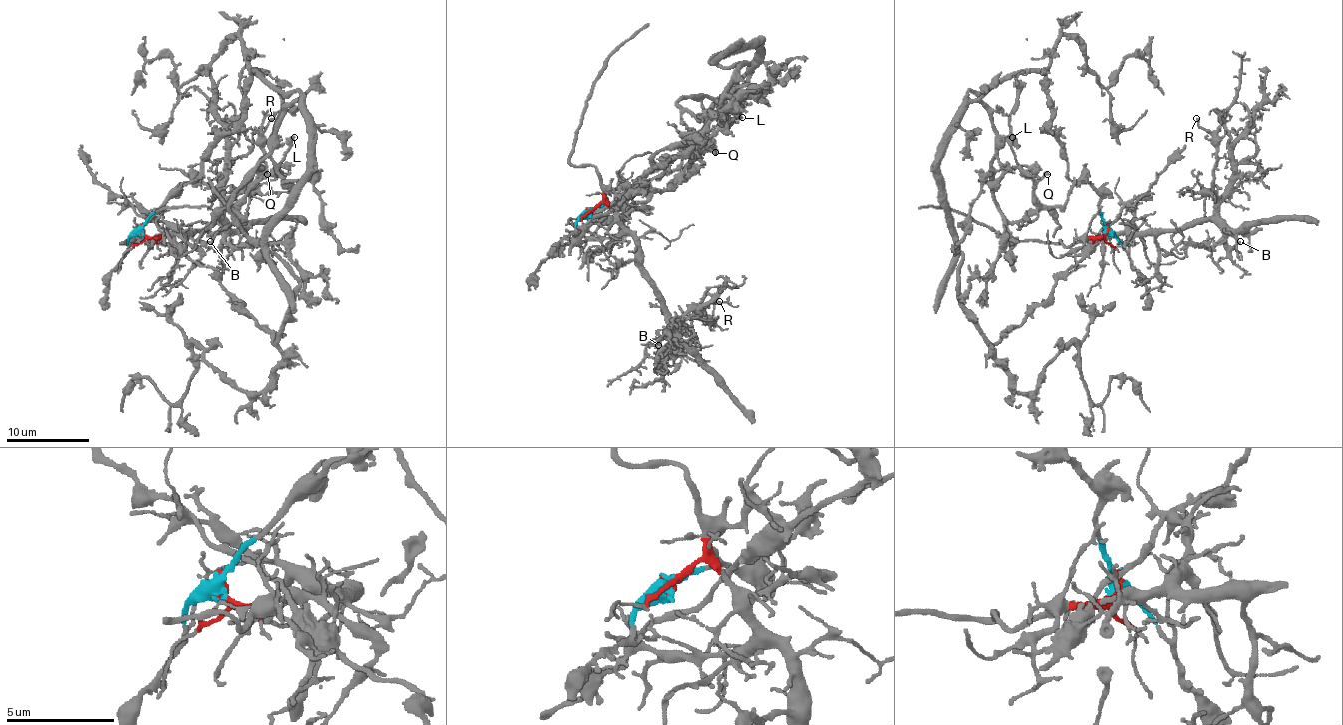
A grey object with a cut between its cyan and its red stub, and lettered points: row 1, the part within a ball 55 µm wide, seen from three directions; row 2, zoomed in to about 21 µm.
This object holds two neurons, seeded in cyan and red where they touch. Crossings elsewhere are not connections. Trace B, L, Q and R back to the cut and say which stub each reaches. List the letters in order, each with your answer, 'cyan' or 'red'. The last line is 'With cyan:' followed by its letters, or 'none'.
B: red
L: cyan
Q: cyan
R: red
With cyan: L, Q

